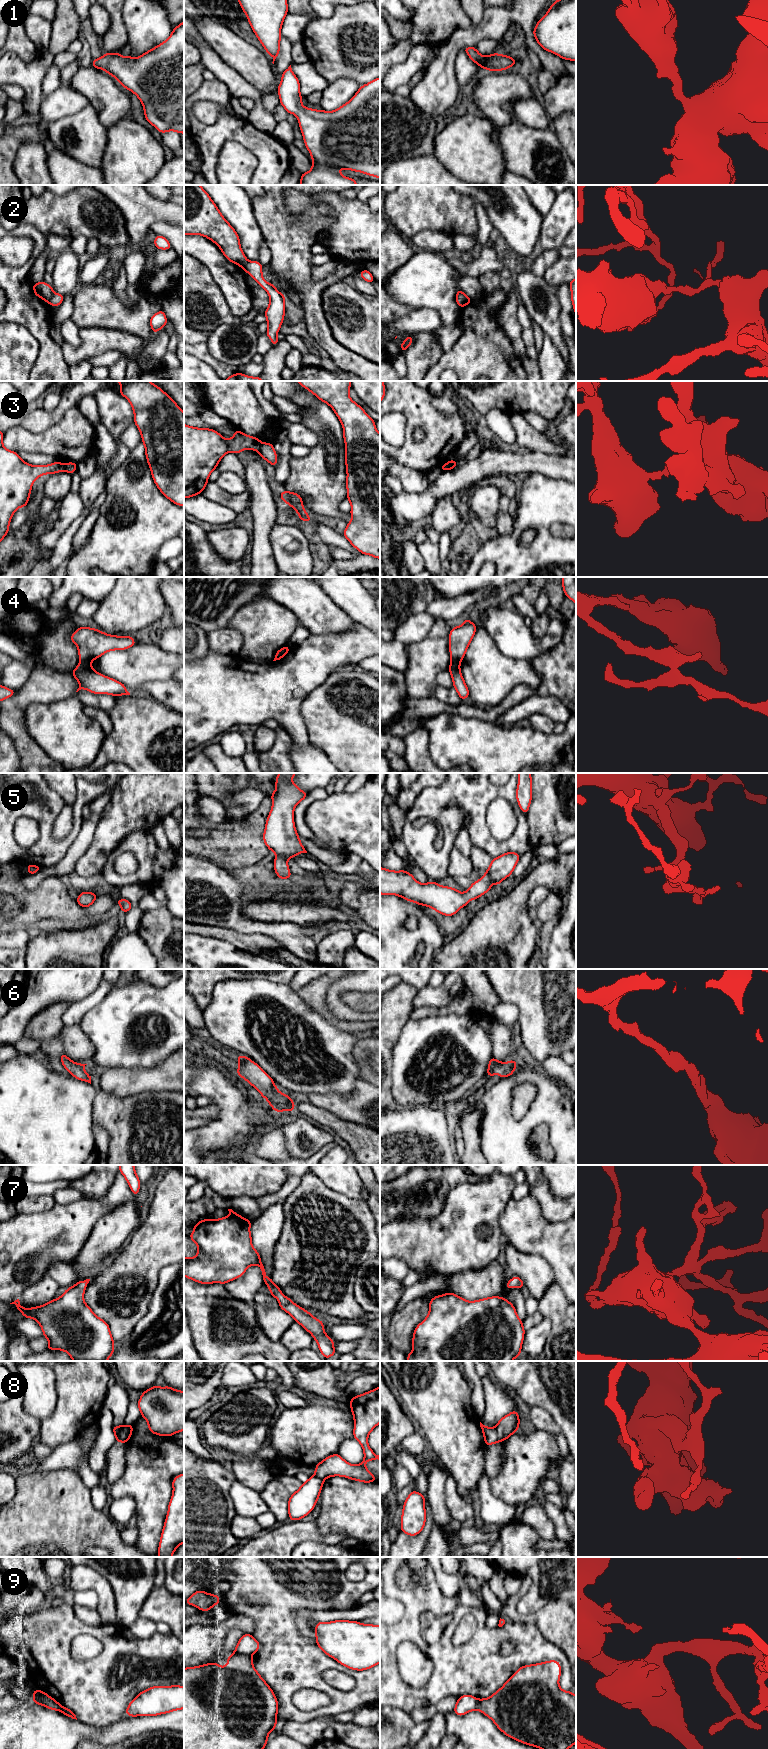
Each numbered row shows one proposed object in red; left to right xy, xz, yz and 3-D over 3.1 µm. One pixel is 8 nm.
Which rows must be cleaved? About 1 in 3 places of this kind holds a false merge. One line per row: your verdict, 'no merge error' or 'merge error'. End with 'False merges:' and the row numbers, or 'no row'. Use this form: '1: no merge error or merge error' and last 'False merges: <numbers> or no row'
1: no merge error
2: merge error
3: merge error
4: merge error
5: no merge error
6: no merge error
7: no merge error
8: merge error
9: merge error
False merges: 2, 3, 4, 8, 9

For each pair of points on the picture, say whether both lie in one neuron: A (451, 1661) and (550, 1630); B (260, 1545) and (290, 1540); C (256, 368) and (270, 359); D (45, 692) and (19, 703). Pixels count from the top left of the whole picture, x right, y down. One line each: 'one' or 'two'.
A: two
B: one
C: two
D: one

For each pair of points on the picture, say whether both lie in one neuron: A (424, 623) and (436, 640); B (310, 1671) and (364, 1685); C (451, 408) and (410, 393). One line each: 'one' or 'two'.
A: two
B: one
C: two

